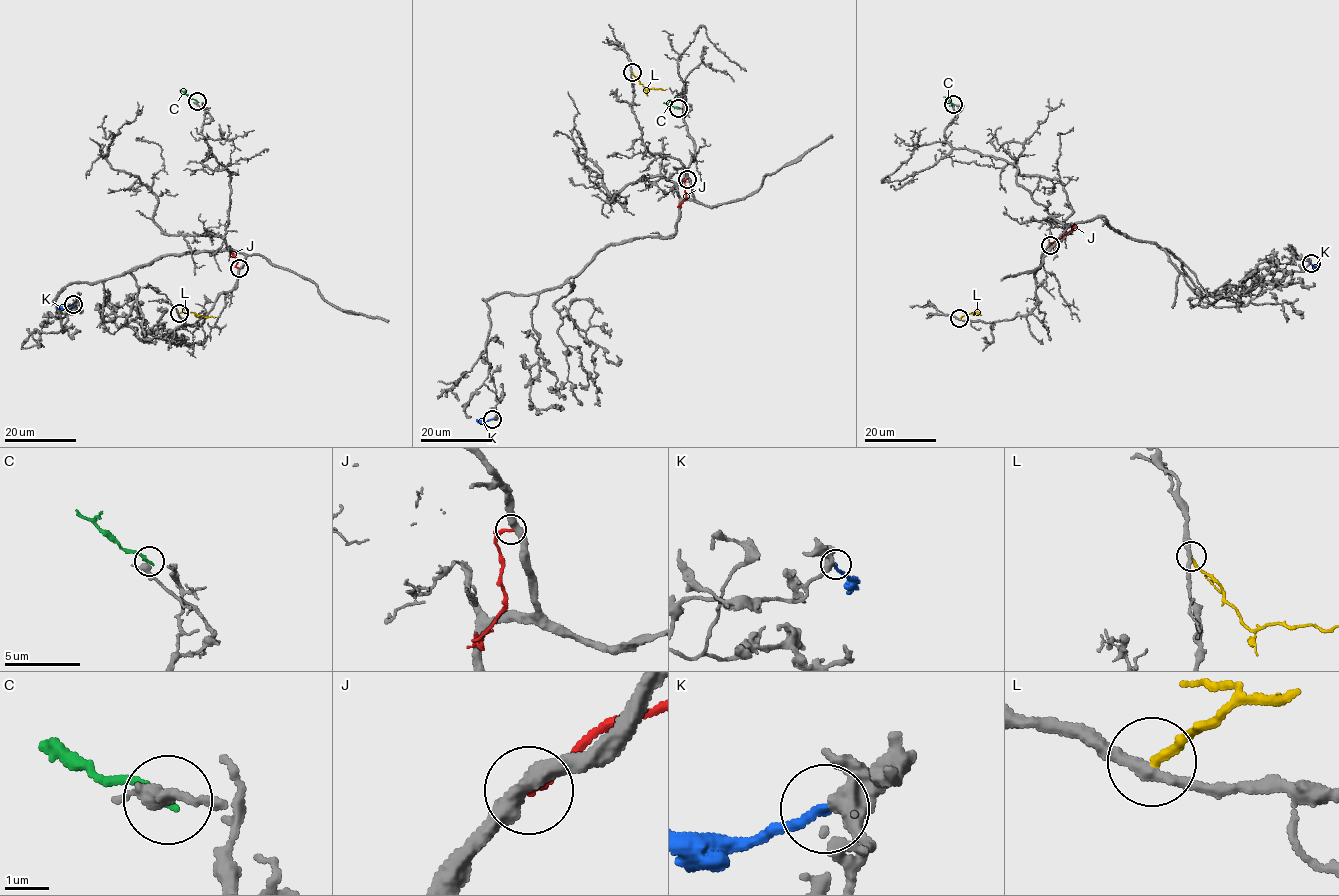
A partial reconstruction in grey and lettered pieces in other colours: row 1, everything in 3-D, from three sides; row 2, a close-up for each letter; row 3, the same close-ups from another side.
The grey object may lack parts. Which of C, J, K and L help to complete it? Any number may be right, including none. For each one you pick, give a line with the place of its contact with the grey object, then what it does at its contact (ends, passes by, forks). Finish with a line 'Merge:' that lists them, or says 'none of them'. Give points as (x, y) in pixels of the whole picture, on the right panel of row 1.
K: (1311, 263) | it ends
Merge: K

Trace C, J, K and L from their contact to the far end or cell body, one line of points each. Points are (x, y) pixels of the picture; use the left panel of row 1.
C: (197, 101), (179, 89)
J: (239, 268), (236, 266), (237, 259), (229, 251)
K: (73, 304), (57, 309)
L: (178, 313), (216, 317)

